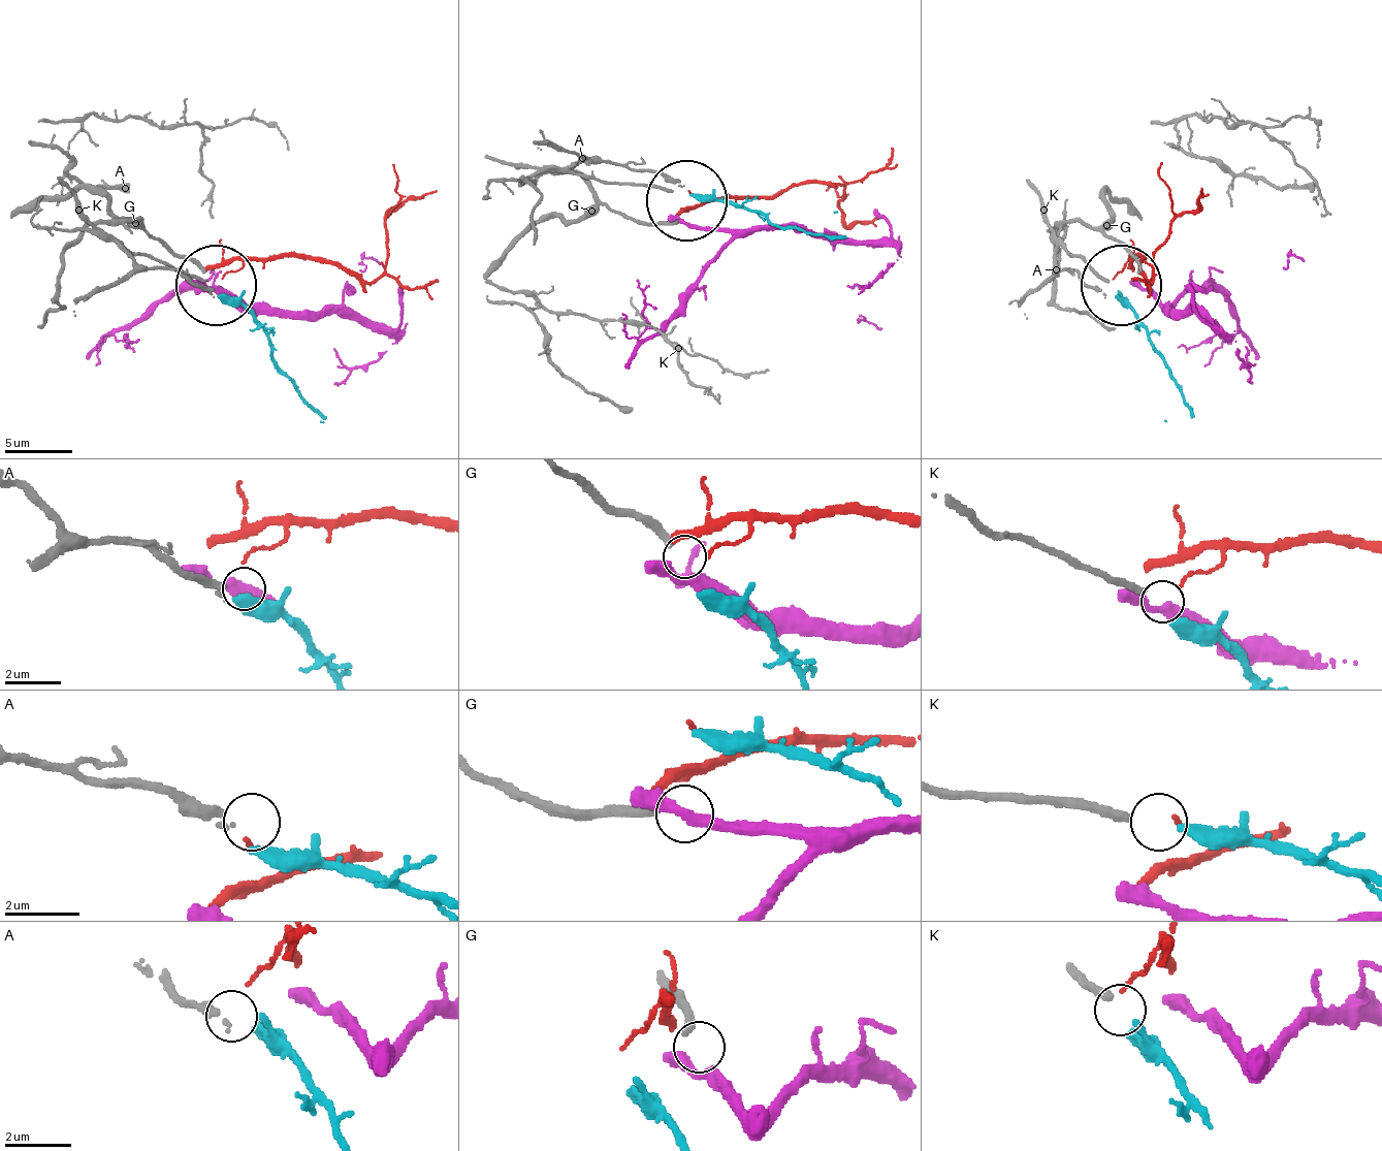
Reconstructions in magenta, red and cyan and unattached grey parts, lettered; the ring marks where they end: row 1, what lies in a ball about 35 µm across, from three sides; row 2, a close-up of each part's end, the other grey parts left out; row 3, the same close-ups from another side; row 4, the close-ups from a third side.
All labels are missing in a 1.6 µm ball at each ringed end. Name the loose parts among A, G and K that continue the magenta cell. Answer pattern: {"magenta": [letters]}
{"magenta": []}

